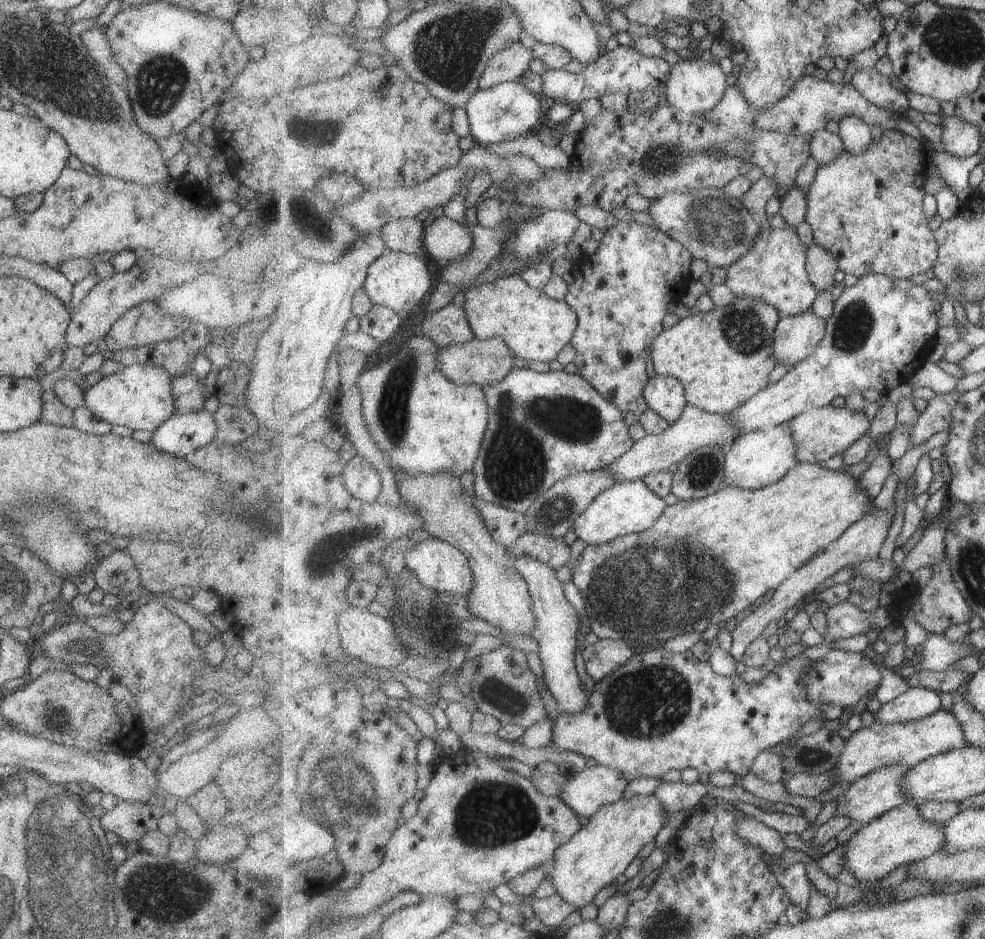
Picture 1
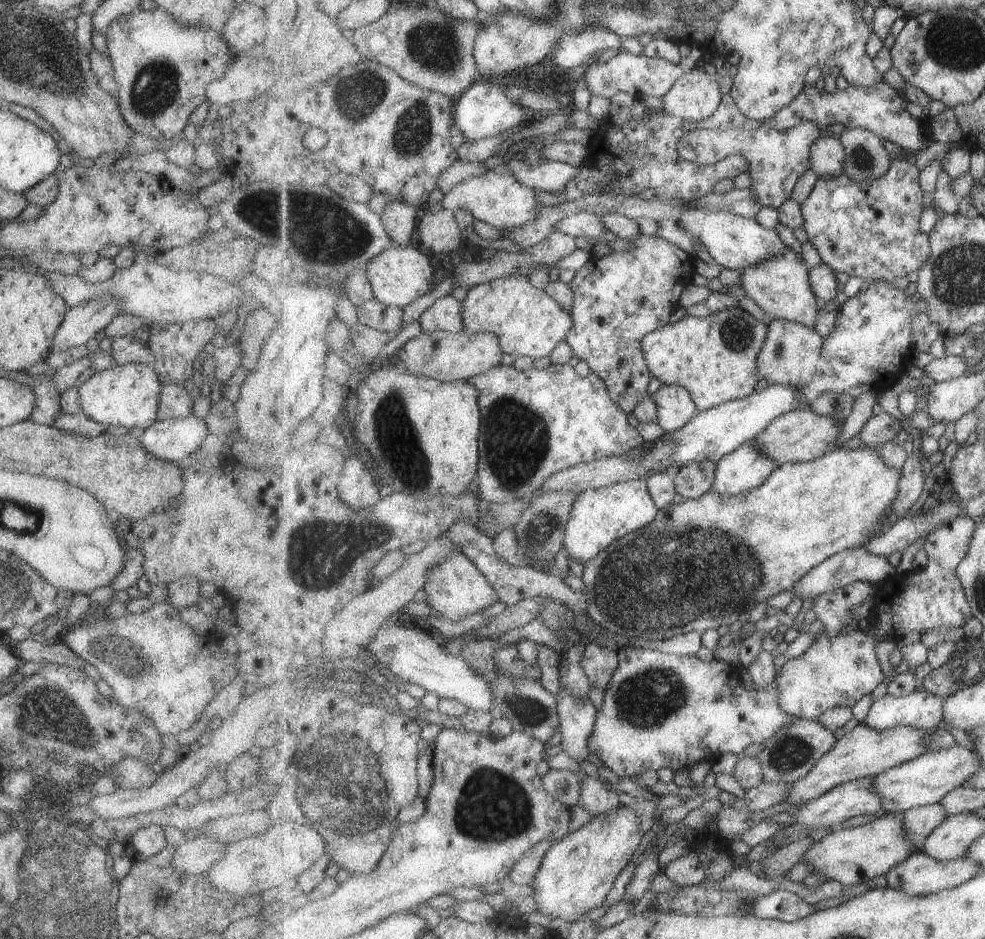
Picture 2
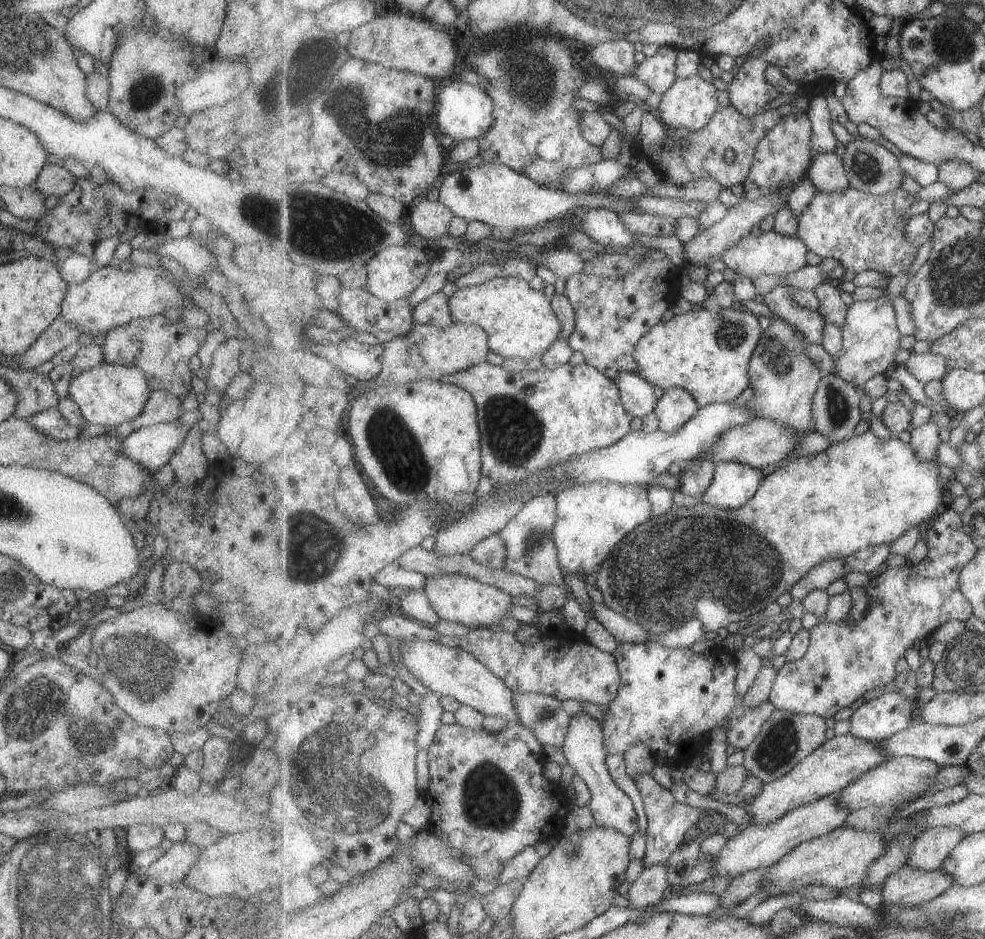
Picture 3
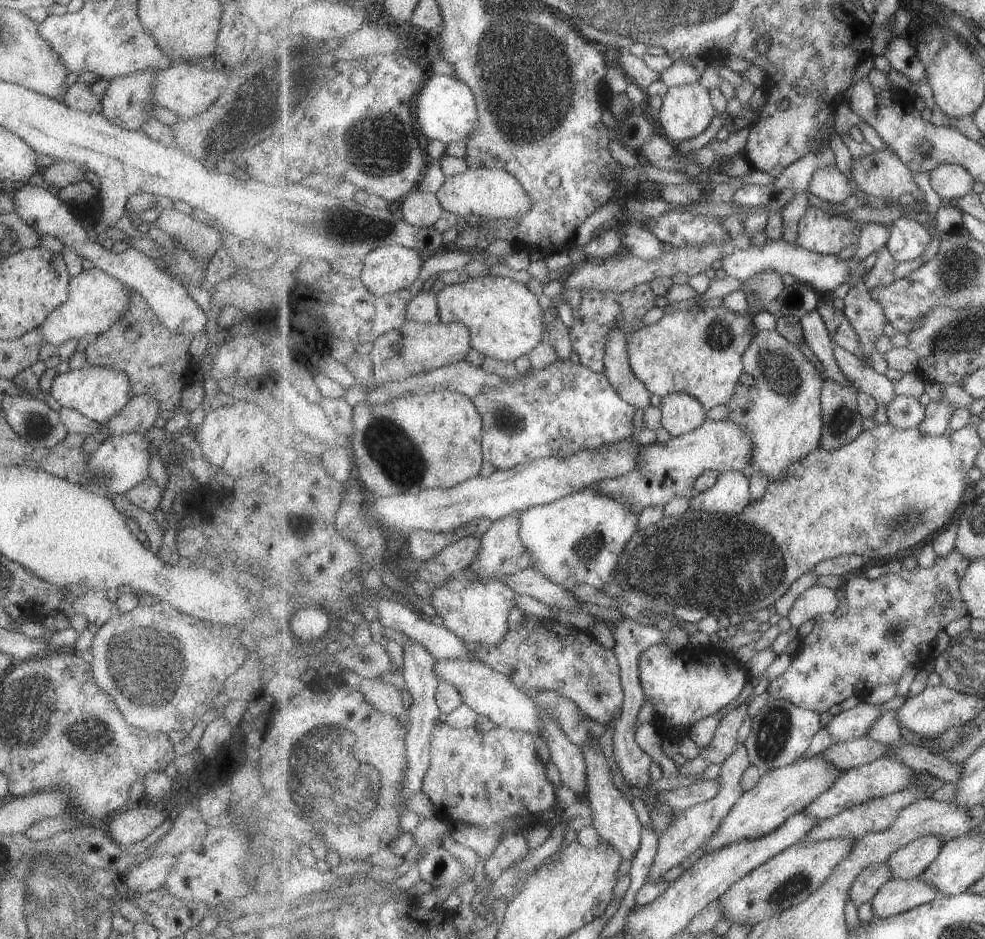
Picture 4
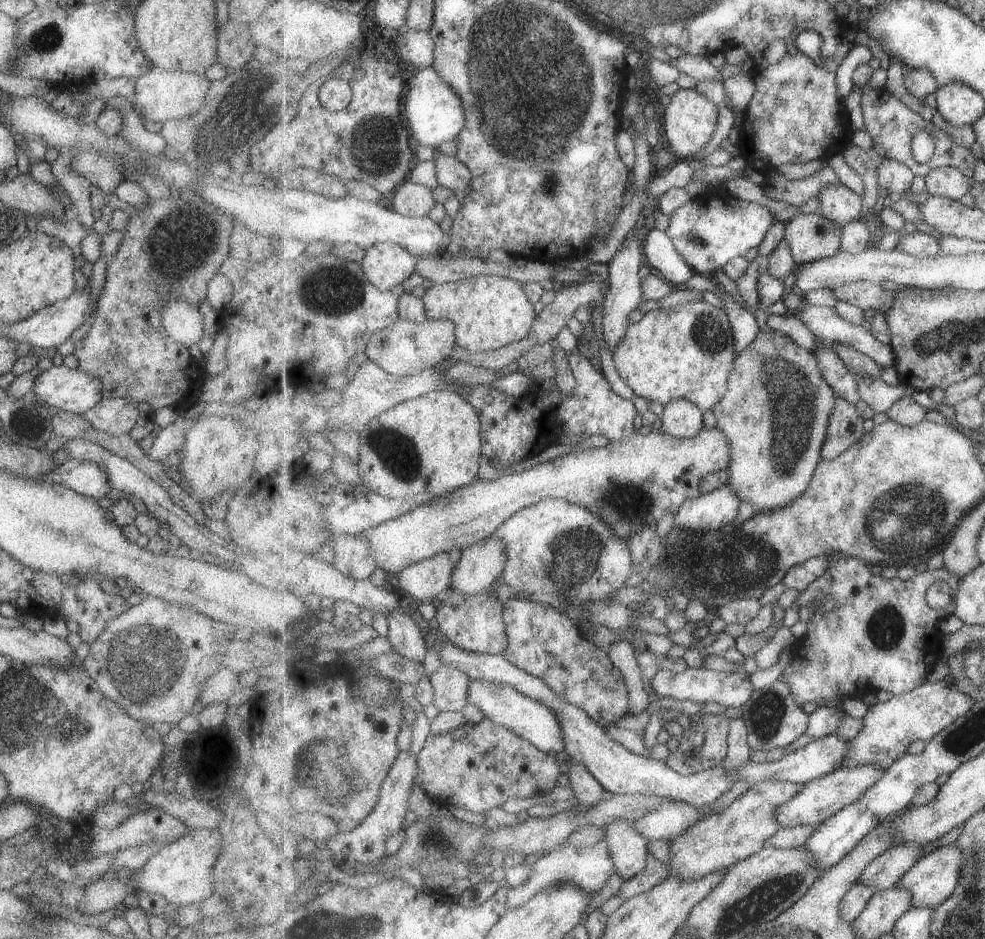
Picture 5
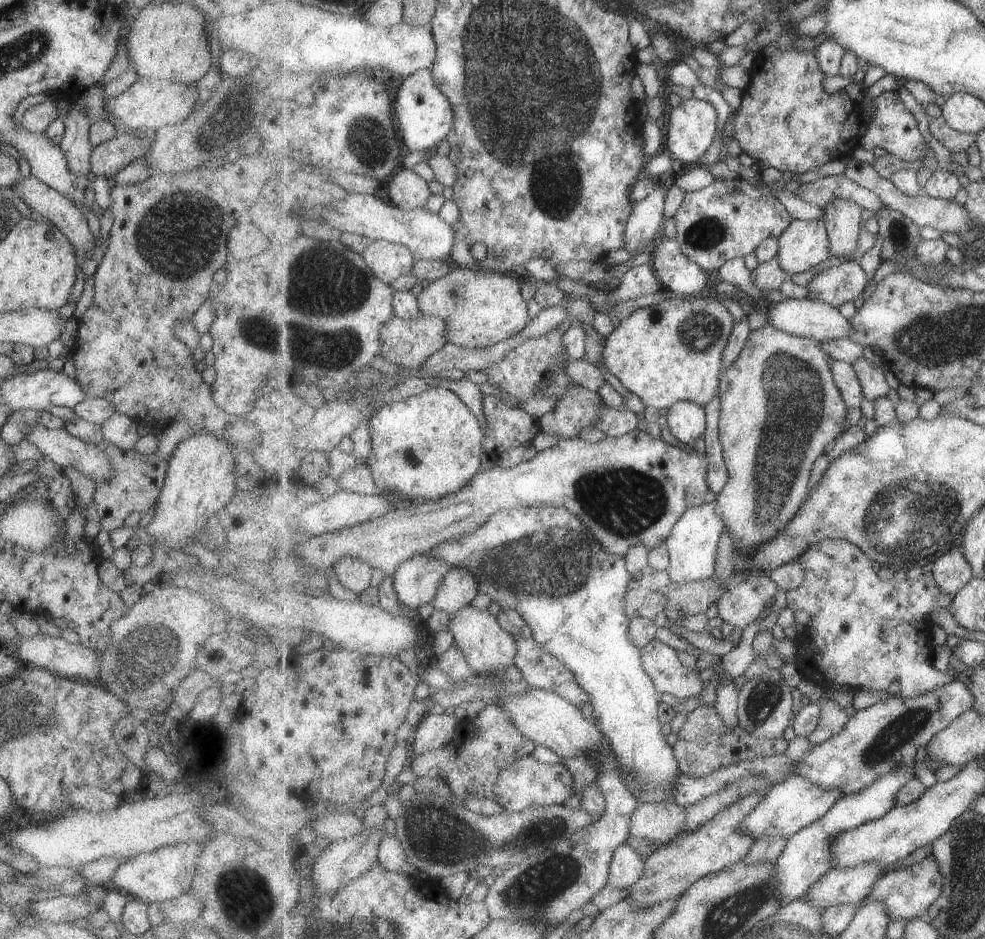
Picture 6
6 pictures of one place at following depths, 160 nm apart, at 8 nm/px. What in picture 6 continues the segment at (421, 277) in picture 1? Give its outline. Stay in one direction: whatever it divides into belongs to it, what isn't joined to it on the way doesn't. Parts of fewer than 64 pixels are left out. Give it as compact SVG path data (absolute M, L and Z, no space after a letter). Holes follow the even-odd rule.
M385 239L373 241L362 256L374 273L387 284L397 280L399 276L412 274L417 261L408 246Z

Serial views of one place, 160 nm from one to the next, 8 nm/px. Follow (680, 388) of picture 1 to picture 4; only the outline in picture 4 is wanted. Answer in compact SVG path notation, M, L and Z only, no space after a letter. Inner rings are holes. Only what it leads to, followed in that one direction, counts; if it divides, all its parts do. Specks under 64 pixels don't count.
M673 393L661 398L662 426L671 437L698 429L708 418L702 402L687 393Z

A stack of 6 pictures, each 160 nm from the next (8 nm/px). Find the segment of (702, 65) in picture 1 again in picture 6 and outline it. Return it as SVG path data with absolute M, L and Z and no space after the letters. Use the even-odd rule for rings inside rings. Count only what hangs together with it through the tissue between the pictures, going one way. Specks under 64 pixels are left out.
M692 96L670 110L666 150L672 152L675 158L687 164L699 164L702 156L710 148L719 131L718 109L710 102Z

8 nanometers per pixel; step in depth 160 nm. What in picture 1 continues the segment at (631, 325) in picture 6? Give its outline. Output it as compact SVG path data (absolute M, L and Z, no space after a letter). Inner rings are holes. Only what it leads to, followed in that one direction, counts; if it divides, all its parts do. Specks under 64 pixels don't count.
M735 296L730 305L726 307L717 307L711 312L699 312L697 314L690 314L687 318L680 319L676 325L670 329L664 330L652 344L652 359L656 368L657 375L677 377L686 386L687 397L689 404L697 408L708 410L712 413L731 413L737 407L745 404L750 398L753 398L758 392L766 389L769 386L769 376L775 370L777 359L775 356L775 331L776 326L779 324L782 315L779 309L776 309L772 304L766 303L761 299L753 297L737 297Z

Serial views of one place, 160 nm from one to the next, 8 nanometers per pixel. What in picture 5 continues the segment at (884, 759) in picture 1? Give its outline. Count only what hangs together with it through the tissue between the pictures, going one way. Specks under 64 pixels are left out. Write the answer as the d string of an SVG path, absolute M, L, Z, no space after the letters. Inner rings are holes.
M769 779L755 783L745 794L724 810L715 812L697 824L669 845L670 877L687 880L701 878L715 871L731 867L752 854L758 853L774 834L783 828L777 818L777 809L789 799L797 796L807 783L792 783Z

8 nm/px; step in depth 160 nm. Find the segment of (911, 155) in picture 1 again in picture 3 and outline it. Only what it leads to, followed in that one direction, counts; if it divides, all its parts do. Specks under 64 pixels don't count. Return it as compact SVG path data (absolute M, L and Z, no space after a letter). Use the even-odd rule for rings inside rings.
M851 186L839 193L818 191L799 218L798 237L808 246L808 250L823 259L837 259L850 272L857 274L870 270L891 278L909 269L919 254L919 246L906 237L906 226L911 220L907 218L907 212L917 200L916 194L909 194L901 187L884 195L867 194Z

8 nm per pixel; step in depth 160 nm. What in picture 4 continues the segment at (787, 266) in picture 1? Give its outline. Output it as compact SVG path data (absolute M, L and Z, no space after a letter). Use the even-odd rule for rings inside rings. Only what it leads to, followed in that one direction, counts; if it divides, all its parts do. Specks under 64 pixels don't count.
M811 311L802 318L804 337L808 348L818 358L825 368L827 375L833 380L839 381L844 387L851 388L849 378L844 374L834 355L835 340L829 332L827 323L818 311Z

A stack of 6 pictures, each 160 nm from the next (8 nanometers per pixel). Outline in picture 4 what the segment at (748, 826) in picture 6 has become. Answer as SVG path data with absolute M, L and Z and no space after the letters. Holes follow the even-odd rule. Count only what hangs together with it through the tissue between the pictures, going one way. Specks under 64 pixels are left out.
M889 756L881 757L863 766L850 768L842 772L835 784L827 792L820 794L817 800L812 802L803 812L823 821L833 818L844 810L863 804L871 799L902 791L912 782L915 772L914 769L907 766L907 763Z

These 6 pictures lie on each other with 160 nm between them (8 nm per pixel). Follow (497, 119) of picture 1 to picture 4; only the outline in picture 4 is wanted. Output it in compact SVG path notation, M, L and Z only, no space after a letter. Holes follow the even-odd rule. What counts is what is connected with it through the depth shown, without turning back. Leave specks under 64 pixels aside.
M429 73L428 81L420 90L416 116L425 140L439 140L448 145L465 140L475 128L480 112L472 88L456 76Z

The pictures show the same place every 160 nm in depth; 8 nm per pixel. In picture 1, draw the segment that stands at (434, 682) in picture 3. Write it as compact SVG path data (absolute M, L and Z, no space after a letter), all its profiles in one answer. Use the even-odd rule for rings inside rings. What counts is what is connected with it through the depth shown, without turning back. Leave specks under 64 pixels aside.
M351 608L339 614L339 628L343 646L347 654L361 657L364 662L381 668L381 671L393 669L401 664L408 654L397 636L391 620L369 612L368 608ZM355 612L355 614L353 614Z

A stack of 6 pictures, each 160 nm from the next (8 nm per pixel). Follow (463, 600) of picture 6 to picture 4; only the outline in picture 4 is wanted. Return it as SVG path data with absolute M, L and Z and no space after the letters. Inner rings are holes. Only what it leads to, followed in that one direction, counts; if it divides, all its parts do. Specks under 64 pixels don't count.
M517 511L497 519L492 522L487 532L481 536L480 549L476 559L471 564L471 568L480 576L479 581L487 582L493 578L499 579L503 575L515 574L536 564L534 556L528 551L520 535L522 512L525 511Z

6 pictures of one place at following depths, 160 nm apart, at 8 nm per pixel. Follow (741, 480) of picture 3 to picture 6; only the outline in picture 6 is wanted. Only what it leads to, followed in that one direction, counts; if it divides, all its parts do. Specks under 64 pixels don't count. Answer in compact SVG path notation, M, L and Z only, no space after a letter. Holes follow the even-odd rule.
M717 500L695 505L687 509L683 516L675 523L670 537L666 540L669 553L668 571L675 585L683 585L693 581L704 581L715 574L715 560L719 540L725 530L725 519L717 514Z

